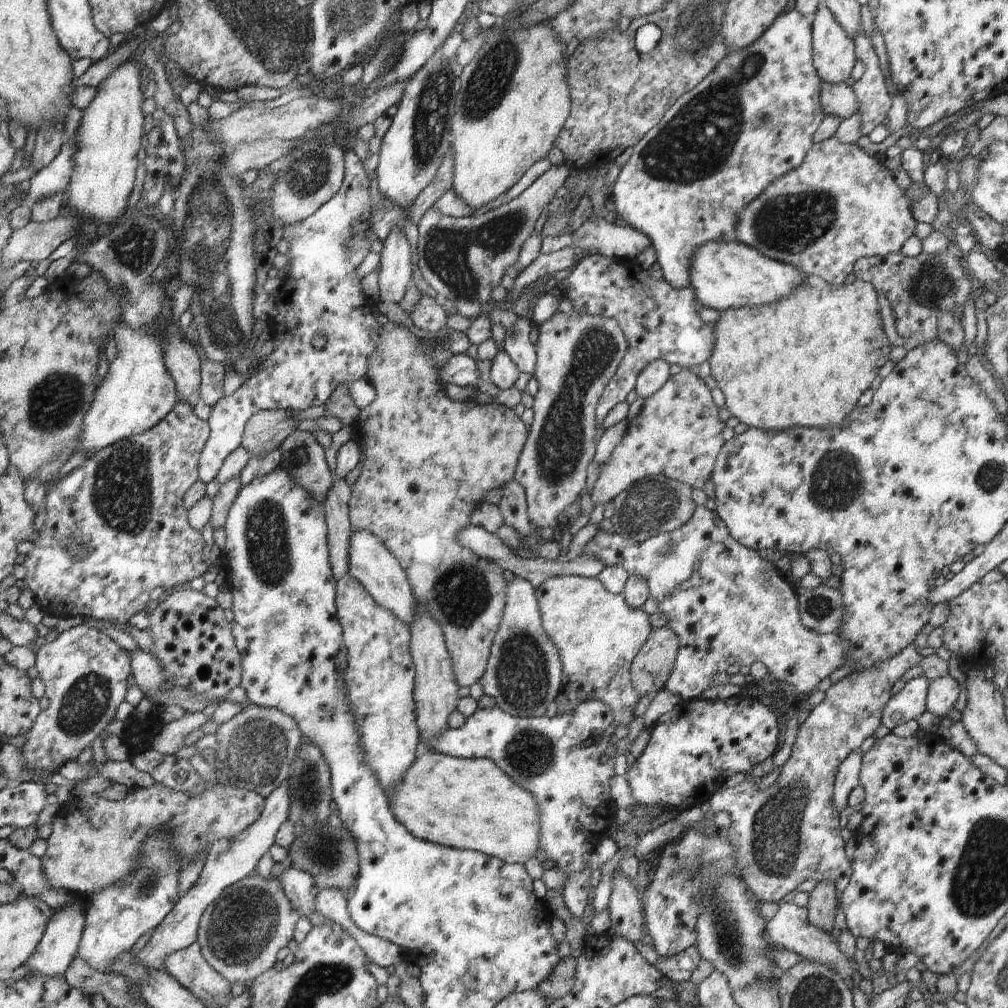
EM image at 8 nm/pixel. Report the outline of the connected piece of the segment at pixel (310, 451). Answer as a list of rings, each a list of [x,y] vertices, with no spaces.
[[[296,428],[279,446],[281,466],[307,492],[311,492],[321,503],[333,483],[334,474],[328,469],[325,448],[316,441],[310,431]]]

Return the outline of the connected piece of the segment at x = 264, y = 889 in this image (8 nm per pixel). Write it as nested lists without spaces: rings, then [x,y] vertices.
[[[286,857],[283,861],[274,863],[268,878],[250,874],[222,891],[222,894],[208,905],[202,913],[197,930],[197,943],[200,945],[205,961],[220,973],[231,984],[257,979],[276,964],[276,954],[293,939],[293,932],[301,914],[292,906],[283,891],[279,875],[290,868],[291,860]]]

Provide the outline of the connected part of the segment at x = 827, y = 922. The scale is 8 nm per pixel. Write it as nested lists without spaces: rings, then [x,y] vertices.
[[[829,880],[818,881],[809,893],[807,911],[810,924],[831,934],[838,906],[839,898],[834,884]]]

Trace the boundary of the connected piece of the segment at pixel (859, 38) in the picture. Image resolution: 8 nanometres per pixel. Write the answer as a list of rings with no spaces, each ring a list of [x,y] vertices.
[[[861,26],[853,41],[856,56],[864,63],[865,71],[862,78],[852,87],[857,96],[858,112],[861,116],[860,128],[863,135],[868,135],[888,116],[892,96],[886,86],[871,37],[862,31]]]

